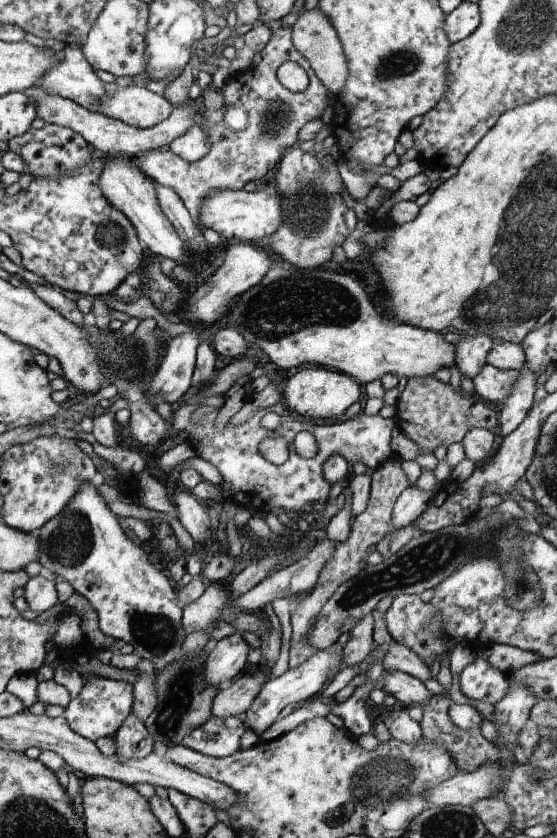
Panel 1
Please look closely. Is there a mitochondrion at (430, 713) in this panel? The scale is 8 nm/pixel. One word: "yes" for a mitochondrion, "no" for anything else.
no

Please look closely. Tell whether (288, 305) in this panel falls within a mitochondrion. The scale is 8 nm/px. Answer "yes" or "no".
yes

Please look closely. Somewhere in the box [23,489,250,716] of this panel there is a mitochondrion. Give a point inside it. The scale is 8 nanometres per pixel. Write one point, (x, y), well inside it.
(70, 543)

